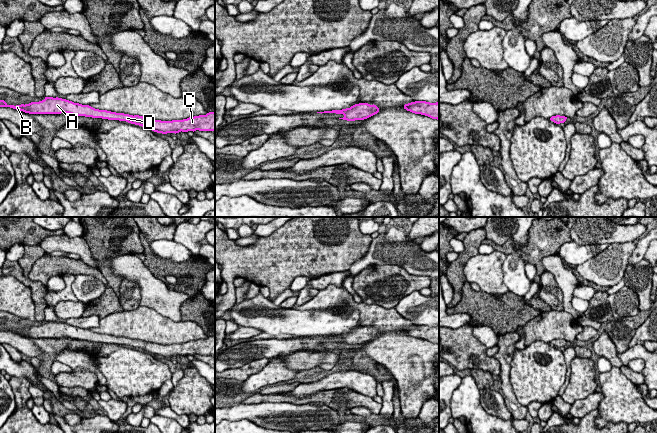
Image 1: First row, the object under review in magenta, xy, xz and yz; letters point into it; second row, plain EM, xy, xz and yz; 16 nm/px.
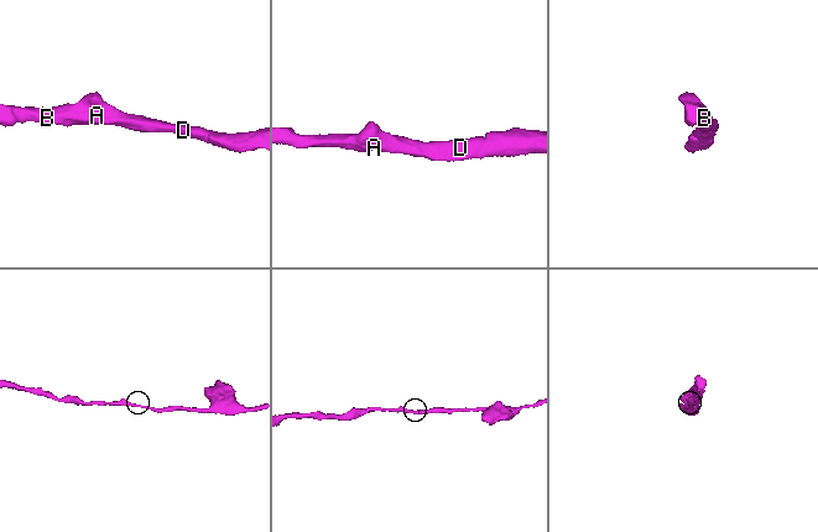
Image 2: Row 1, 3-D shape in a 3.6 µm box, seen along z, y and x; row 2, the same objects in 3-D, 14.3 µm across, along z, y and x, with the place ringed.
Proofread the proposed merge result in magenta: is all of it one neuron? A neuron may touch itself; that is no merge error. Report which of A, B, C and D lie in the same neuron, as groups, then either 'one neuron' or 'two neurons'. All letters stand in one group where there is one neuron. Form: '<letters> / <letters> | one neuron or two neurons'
A B C D | one neuron

